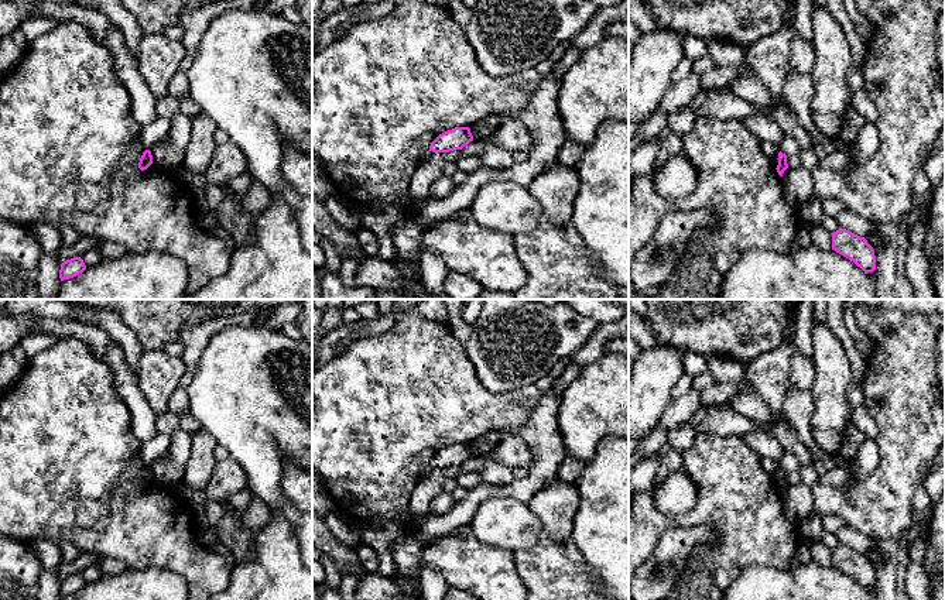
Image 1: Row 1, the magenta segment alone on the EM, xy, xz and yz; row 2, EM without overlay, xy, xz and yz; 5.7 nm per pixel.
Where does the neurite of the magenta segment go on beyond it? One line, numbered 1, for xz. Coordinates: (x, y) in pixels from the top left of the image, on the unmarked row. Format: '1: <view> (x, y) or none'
1: none

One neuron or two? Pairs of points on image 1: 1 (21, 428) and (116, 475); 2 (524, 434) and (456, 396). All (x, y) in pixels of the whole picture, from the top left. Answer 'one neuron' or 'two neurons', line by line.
1: one neuron
2: two neurons

